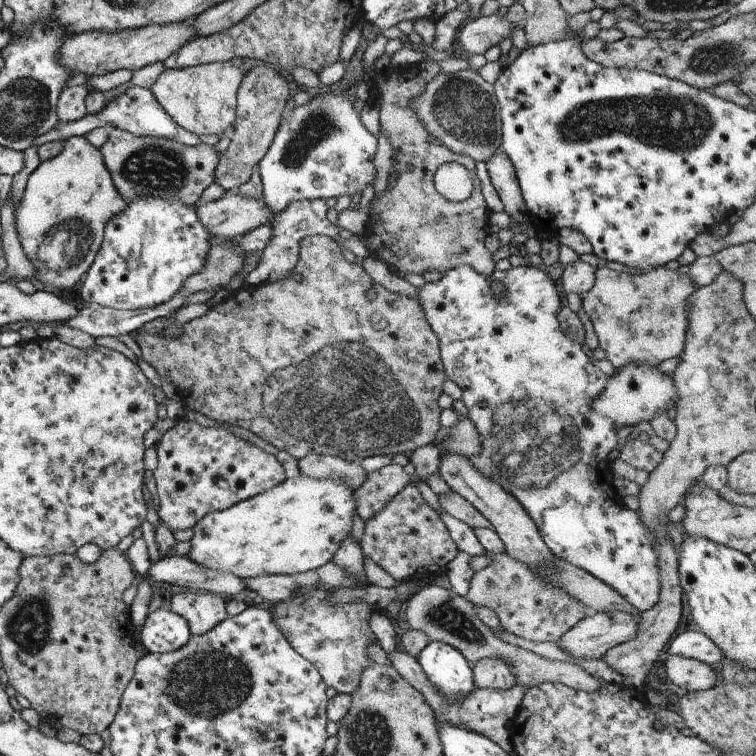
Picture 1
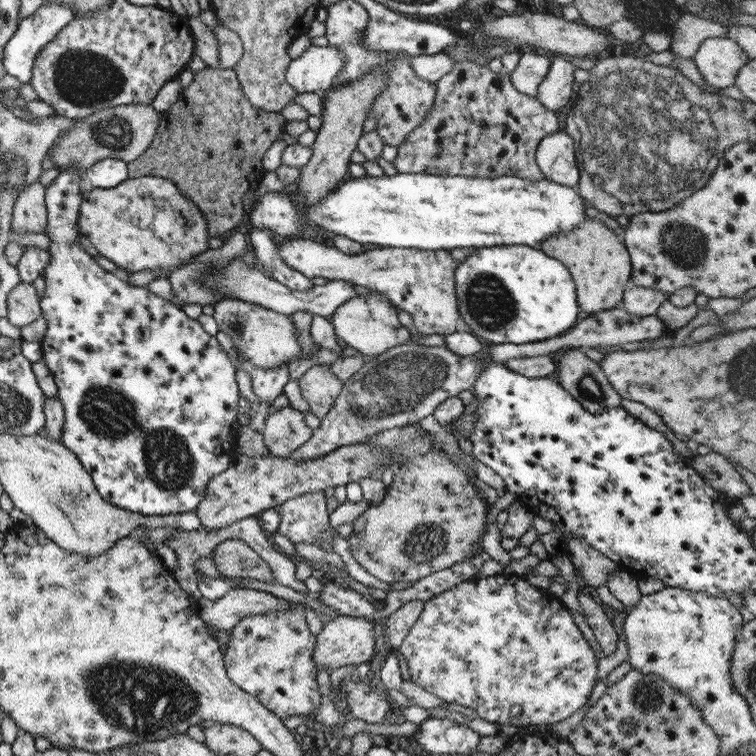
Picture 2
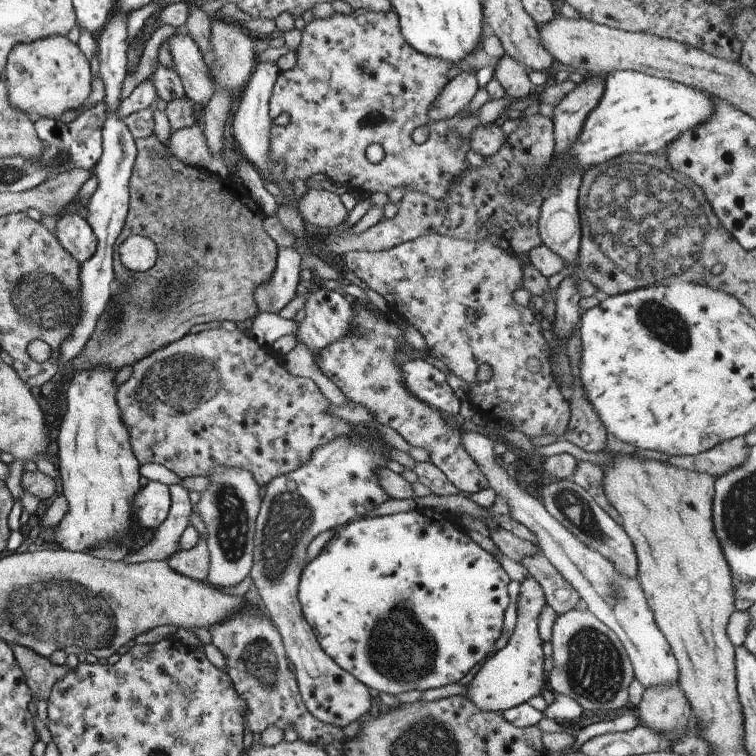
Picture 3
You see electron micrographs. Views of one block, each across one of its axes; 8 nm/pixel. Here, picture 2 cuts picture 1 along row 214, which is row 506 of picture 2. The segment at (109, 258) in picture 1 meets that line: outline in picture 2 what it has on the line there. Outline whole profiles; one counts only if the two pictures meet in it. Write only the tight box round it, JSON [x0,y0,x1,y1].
[39,167,239,516]

